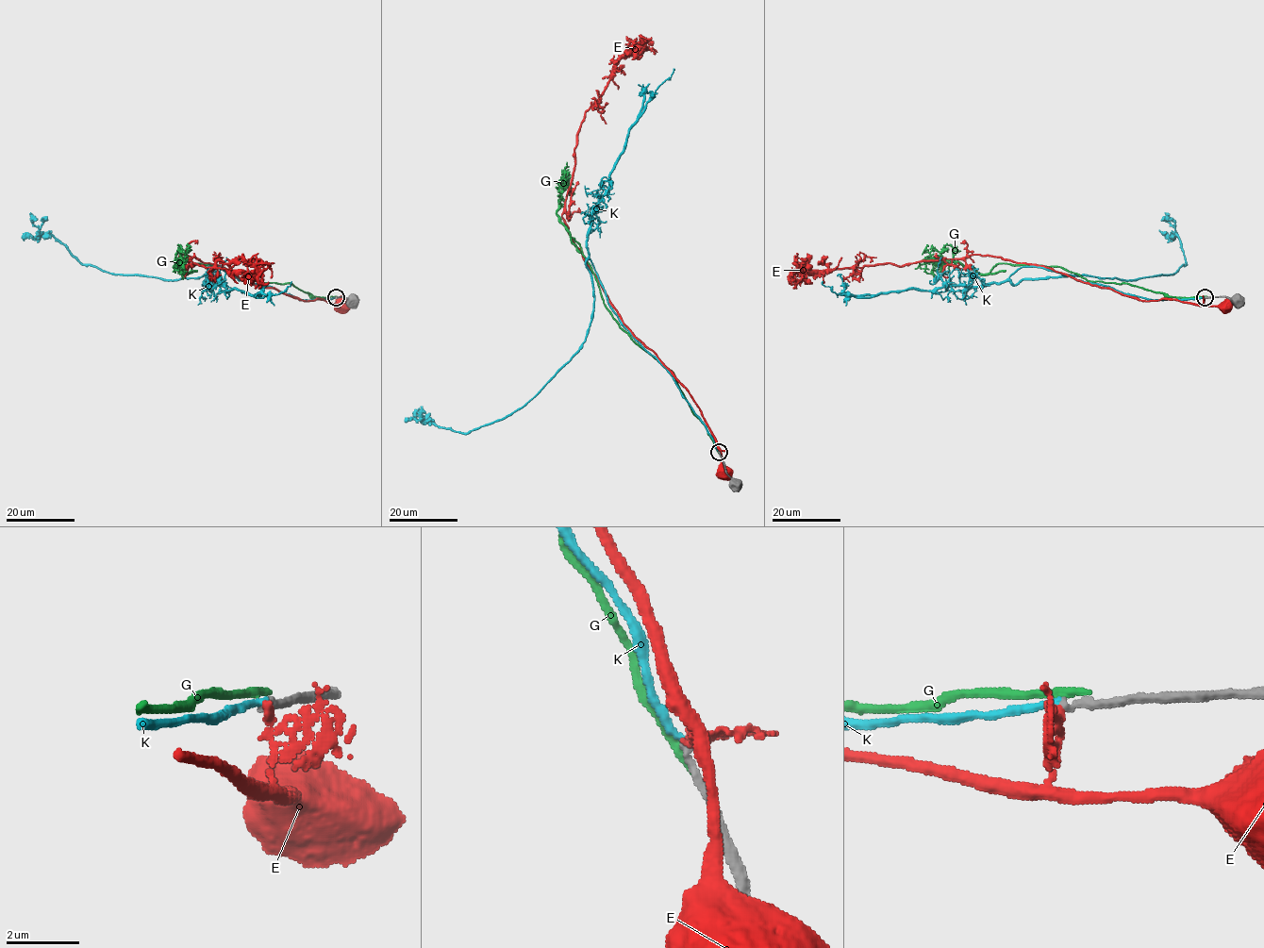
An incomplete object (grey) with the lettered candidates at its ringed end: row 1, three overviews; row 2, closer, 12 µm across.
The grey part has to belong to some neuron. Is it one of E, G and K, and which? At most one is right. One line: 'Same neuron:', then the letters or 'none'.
Same neuron: none

